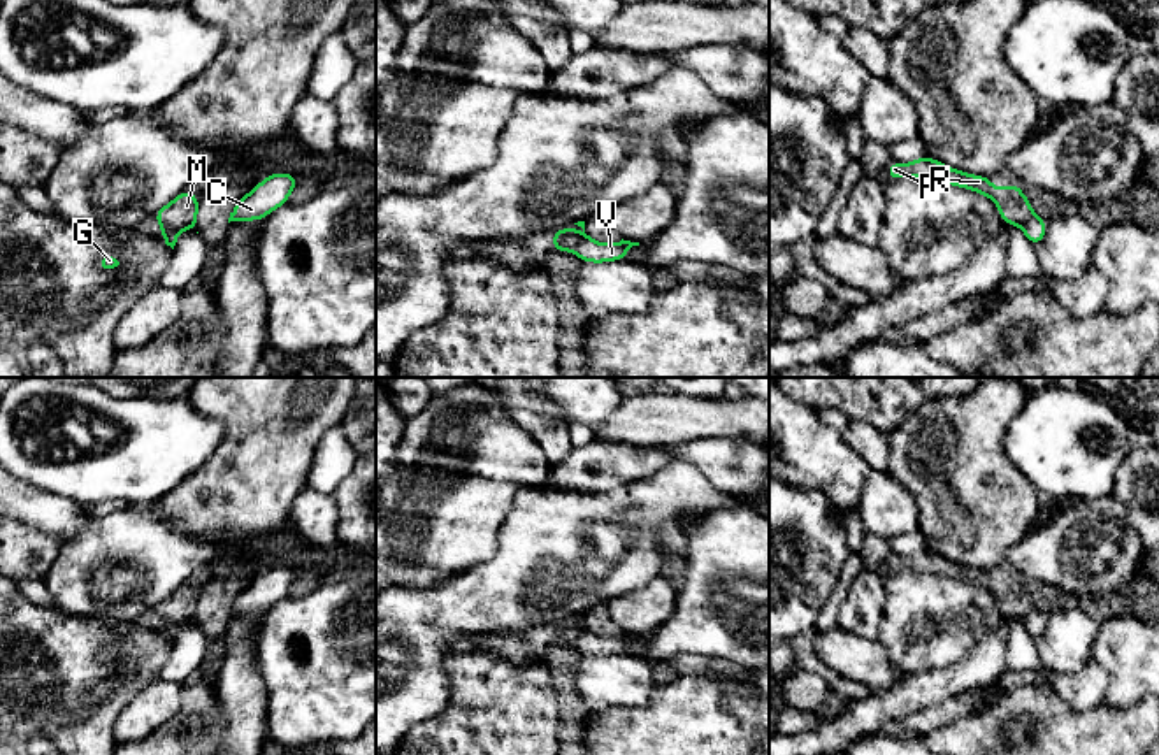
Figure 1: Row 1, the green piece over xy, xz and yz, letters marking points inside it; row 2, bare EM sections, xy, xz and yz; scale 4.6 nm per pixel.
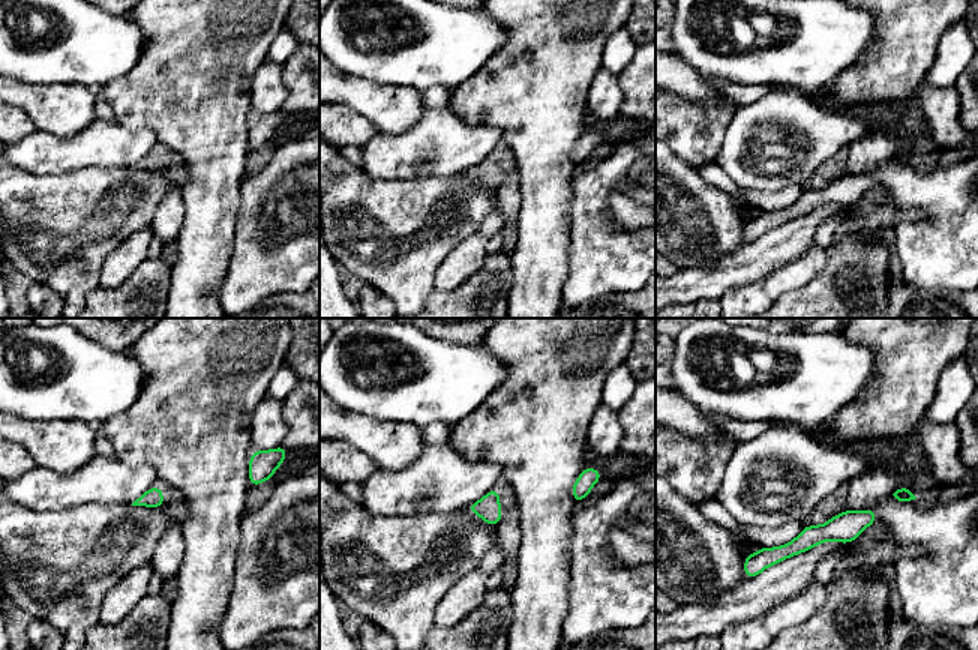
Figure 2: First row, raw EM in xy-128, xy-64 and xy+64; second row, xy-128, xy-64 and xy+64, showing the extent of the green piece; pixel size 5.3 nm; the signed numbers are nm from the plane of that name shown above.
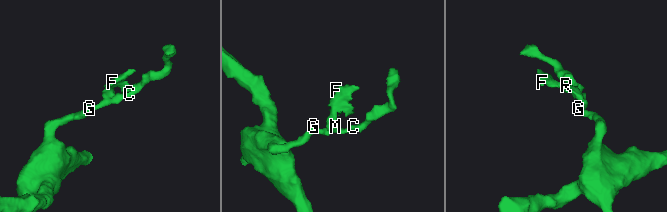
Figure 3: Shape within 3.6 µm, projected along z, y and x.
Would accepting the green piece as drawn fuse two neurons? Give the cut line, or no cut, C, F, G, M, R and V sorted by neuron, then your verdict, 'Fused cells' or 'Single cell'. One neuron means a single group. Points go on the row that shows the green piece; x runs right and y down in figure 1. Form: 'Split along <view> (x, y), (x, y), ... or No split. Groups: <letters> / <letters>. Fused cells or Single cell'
Split along xz (585, 234), (569, 250). Groups: C G V / F M R. Fused cells

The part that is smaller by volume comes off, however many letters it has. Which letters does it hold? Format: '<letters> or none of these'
F, M, R

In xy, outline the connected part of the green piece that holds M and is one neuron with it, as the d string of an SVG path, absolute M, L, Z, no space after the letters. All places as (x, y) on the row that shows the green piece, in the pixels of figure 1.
M190 190L177 195L170 204L153 216L163 230L184 230L195 223L198 214L198 198Z

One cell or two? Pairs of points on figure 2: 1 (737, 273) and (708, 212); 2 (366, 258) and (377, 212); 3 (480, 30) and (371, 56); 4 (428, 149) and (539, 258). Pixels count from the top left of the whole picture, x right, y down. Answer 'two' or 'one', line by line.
1: two
2: one
3: one
4: two

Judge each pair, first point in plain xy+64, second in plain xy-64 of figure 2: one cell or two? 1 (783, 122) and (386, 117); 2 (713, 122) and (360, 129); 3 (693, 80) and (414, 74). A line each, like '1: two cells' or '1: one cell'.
1: two cells
2: one cell
3: two cells

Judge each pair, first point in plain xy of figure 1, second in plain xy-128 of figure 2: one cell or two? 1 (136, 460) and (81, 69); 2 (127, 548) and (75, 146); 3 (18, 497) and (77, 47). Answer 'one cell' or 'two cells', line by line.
1: one cell
2: one cell
3: two cells

